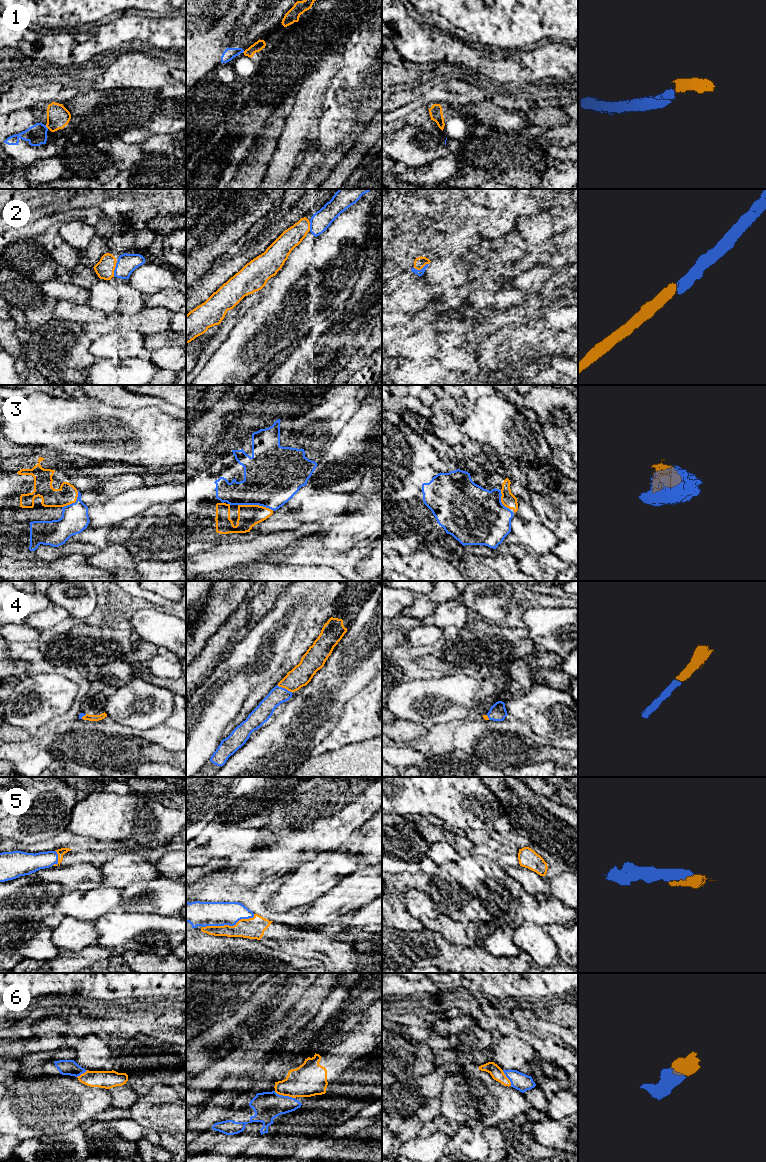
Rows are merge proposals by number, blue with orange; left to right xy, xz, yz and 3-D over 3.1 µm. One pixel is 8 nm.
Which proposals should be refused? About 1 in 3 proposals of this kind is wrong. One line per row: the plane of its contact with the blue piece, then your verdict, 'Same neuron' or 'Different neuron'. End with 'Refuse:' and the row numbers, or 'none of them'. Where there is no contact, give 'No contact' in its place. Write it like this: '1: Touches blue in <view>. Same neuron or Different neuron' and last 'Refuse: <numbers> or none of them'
1: Touches blue in xy. Different neuron
2: Touches blue in xy. Same neuron
3: Touches blue in xz. Same neuron
4: Touches blue in xz. Same neuron
5: Touches blue in xz. Same neuron
6: Touches blue in xz. Same neuron
Refuse: 1

